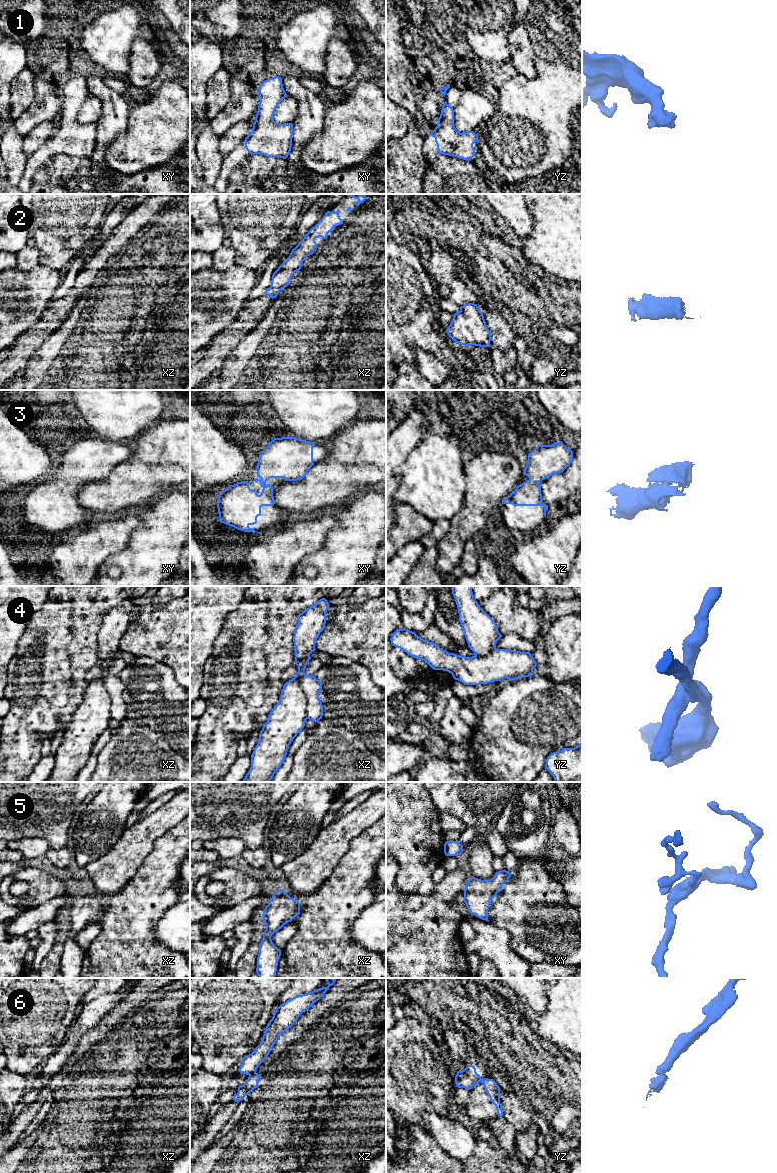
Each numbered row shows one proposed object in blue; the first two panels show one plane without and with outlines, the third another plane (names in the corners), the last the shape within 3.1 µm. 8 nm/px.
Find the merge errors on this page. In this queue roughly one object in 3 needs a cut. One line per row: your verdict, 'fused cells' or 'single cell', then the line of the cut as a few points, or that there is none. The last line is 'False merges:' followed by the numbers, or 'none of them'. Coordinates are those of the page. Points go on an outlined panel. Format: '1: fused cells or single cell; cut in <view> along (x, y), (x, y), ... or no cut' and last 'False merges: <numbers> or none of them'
1: single cell; no cut
2: single cell; no cut
3: single cell; no cut
4: fused cells; cut in xz along (304, 673), (300, 679), (300, 688), (306, 700), (307, 718)
5: single cell; no cut
6: fused cells; cut in xz along (255, 1072), (249, 1076)
False merges: 4, 6

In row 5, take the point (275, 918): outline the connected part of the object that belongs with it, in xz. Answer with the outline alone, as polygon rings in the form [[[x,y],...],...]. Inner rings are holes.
[[[283,889],[277,890],[263,911],[266,930],[259,944],[256,973],[259,978],[275,978],[281,950],[271,940],[272,935],[300,914],[300,903]]]

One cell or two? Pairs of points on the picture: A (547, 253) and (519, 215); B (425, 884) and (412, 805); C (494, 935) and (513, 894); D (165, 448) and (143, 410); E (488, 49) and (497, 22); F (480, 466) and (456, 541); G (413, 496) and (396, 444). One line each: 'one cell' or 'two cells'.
A: two cells
B: one cell
C: two cells
D: two cells
E: one cell
F: one cell
G: two cells

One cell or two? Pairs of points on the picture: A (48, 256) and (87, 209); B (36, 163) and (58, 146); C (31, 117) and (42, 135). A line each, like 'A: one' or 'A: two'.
A: one
B: one
C: two

